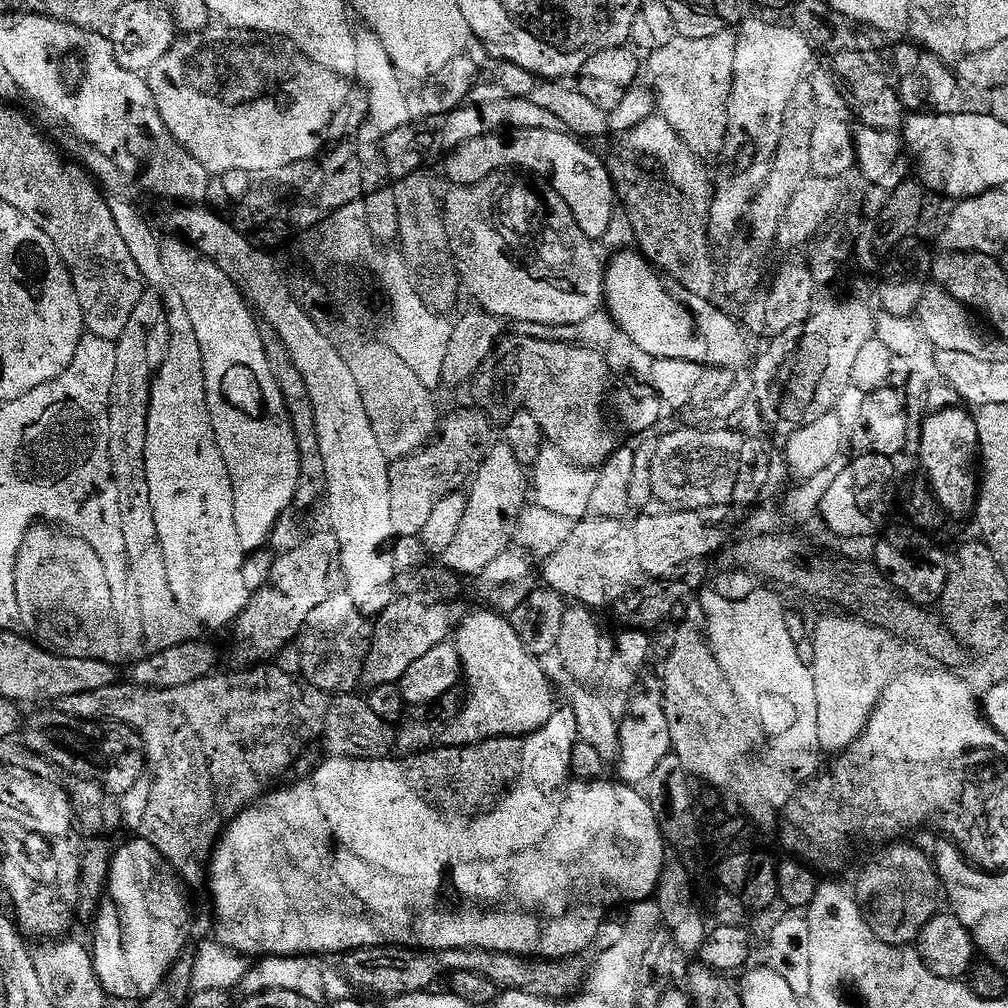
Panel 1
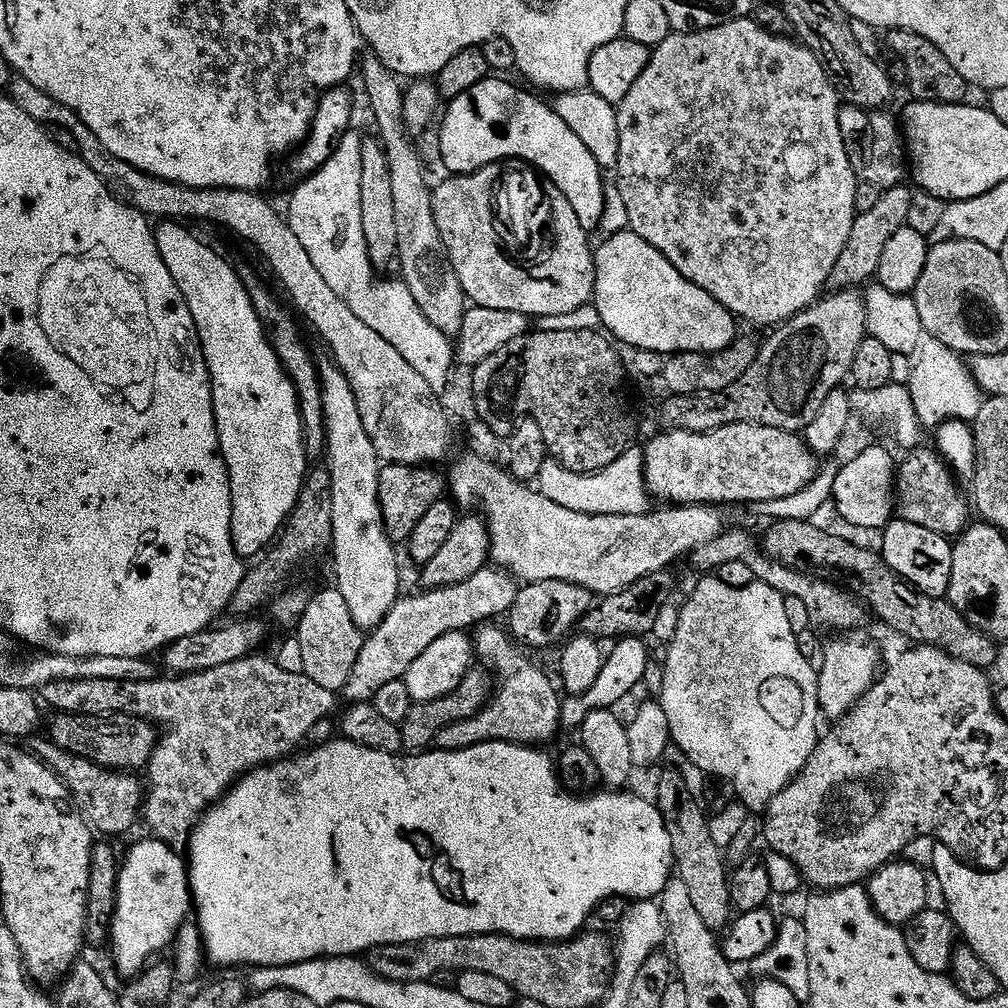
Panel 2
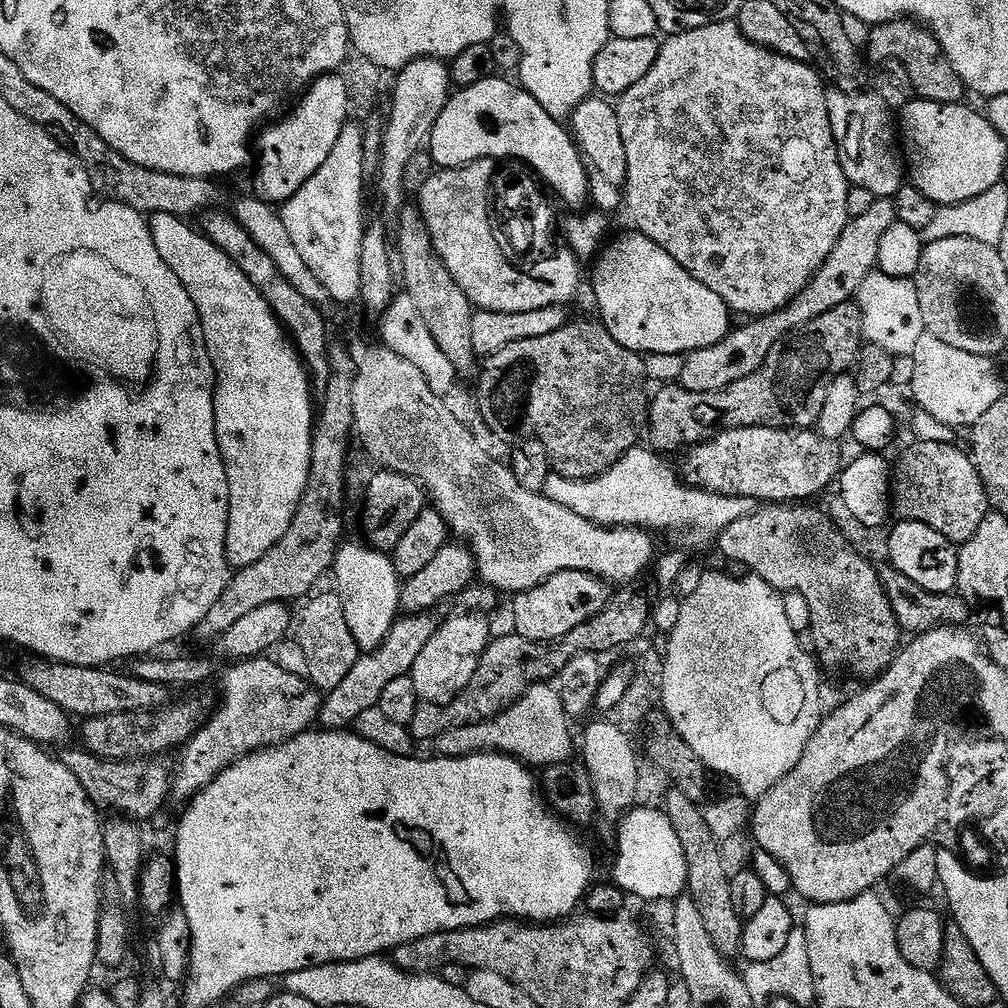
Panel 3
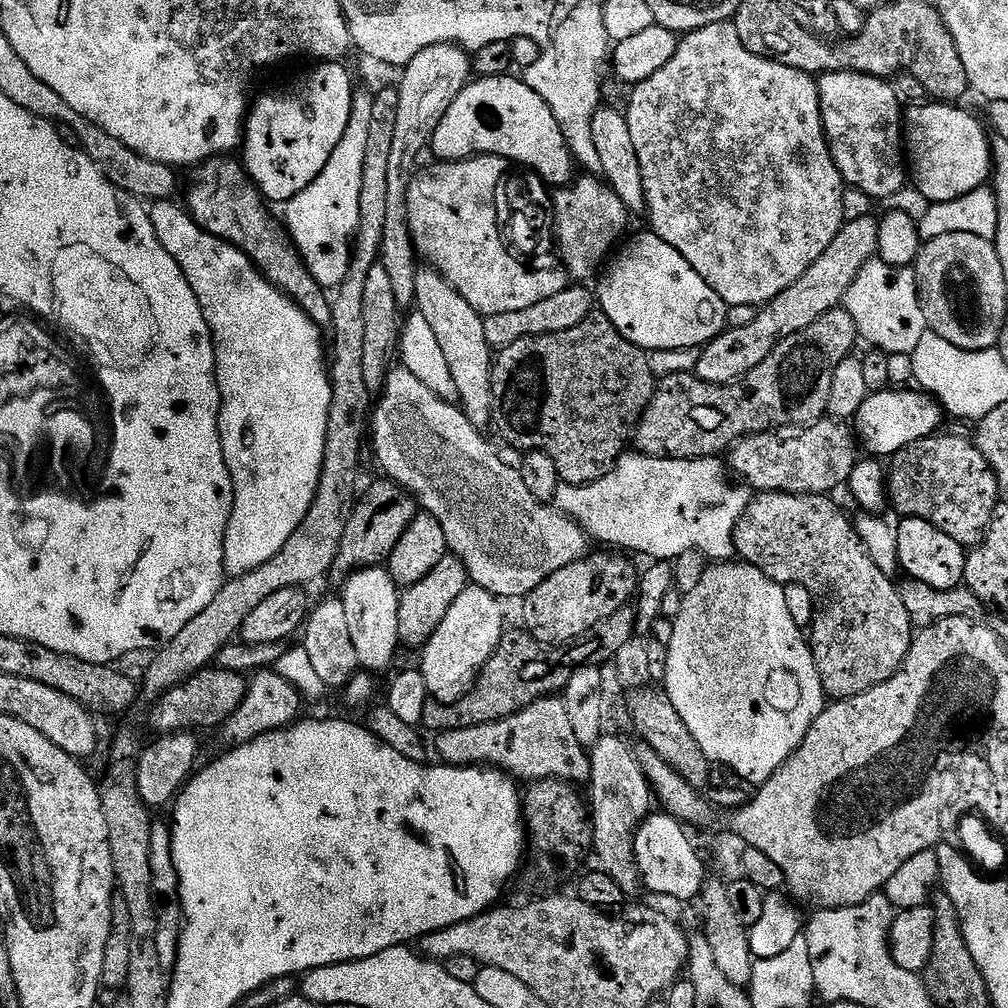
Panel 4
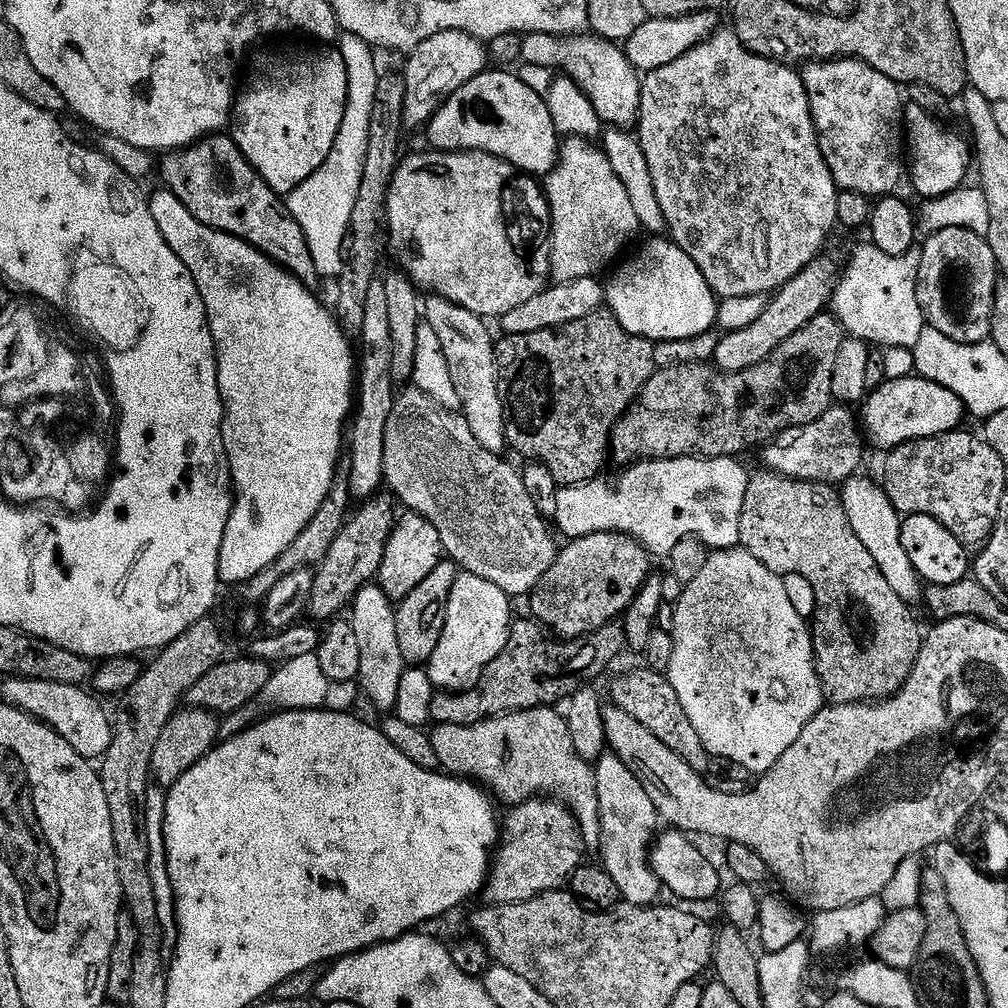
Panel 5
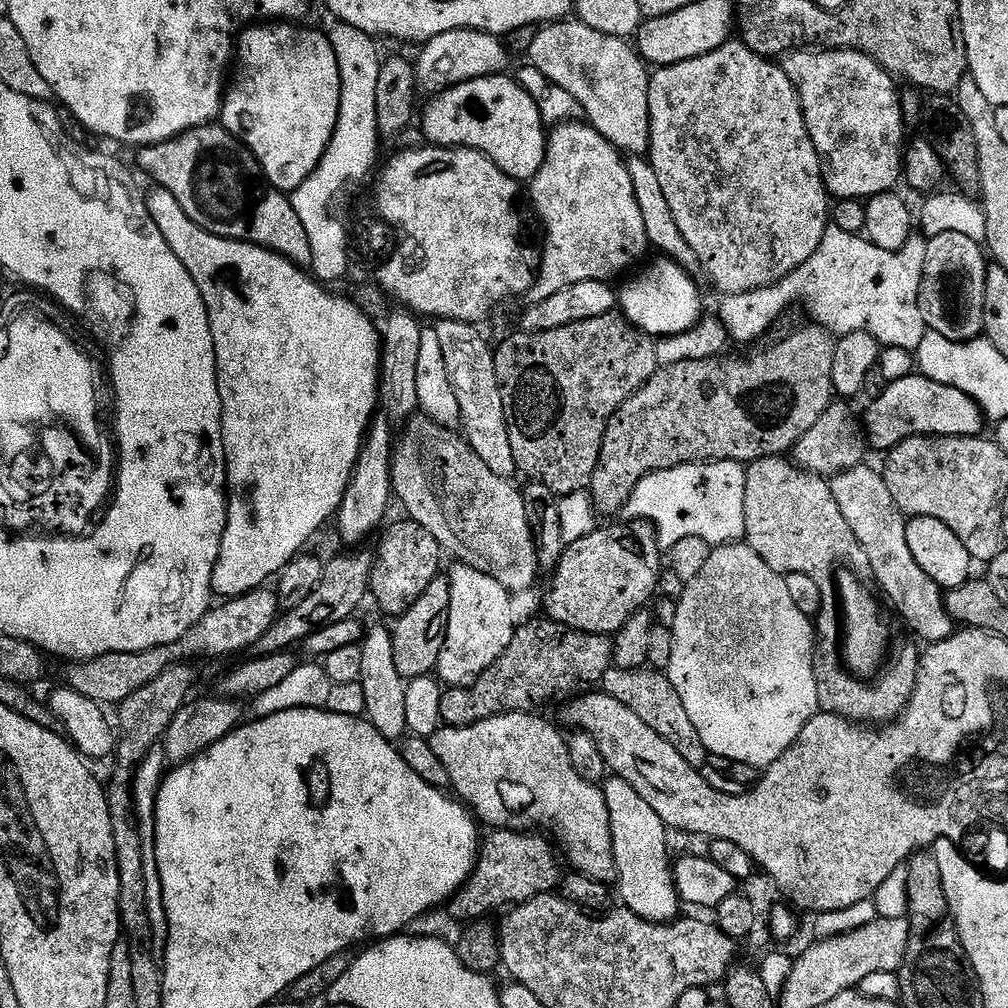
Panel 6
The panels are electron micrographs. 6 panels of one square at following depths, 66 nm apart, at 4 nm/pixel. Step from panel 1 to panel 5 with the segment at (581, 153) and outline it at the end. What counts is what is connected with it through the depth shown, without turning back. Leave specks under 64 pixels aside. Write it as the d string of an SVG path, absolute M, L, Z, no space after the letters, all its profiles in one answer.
M486 70L482 75L475 76L462 90L458 90L436 112L428 123L426 135L433 149L438 152L482 152L486 156L497 156L536 178L547 177L556 166L561 141L554 122L550 118L550 110L546 102L526 83L520 80L519 75L512 76L508 70Z

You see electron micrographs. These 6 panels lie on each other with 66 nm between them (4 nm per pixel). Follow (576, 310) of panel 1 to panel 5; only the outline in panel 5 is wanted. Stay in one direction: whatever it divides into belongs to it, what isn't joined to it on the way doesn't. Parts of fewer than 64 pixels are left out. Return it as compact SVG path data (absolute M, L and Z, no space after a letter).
M427 150L421 156L405 155L396 167L396 173L390 186L388 195L388 223L387 227L396 235L396 260L399 271L405 272L416 285L417 289L425 293L441 296L466 310L470 310L476 316L485 318L499 318L510 314L517 306L522 306L525 302L530 302L539 292L544 291L546 280L532 280L528 272L524 272L524 264L512 256L512 248L508 248L508 240L504 240L504 224L500 224L500 188L503 188L504 180L508 178L512 165L504 160L499 160L497 156L486 156L482 152L438 152Z

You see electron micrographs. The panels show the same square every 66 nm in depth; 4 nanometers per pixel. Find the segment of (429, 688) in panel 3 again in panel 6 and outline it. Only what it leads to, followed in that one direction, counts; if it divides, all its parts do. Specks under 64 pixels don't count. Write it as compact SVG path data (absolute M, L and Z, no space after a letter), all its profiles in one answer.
M457 563L453 572L447 573L450 582L450 614L444 635L444 649L440 651L440 661L436 664L435 675L449 688L471 688L486 669L510 646L518 623L511 614L513 593L506 591L498 582L482 570L469 564Z

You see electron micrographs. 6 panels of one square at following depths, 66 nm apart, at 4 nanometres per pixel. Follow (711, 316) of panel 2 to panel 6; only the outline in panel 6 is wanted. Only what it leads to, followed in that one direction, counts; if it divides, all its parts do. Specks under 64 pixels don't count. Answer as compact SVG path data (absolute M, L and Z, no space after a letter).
M667 258L656 259L660 260L654 261L649 268L641 267L639 269L641 272L624 289L622 287L619 289L619 311L634 327L640 328L647 336L653 338L689 332L702 319L702 312L700 312L700 292L696 289L695 282L688 277L691 276L689 269L683 268L675 260Z

